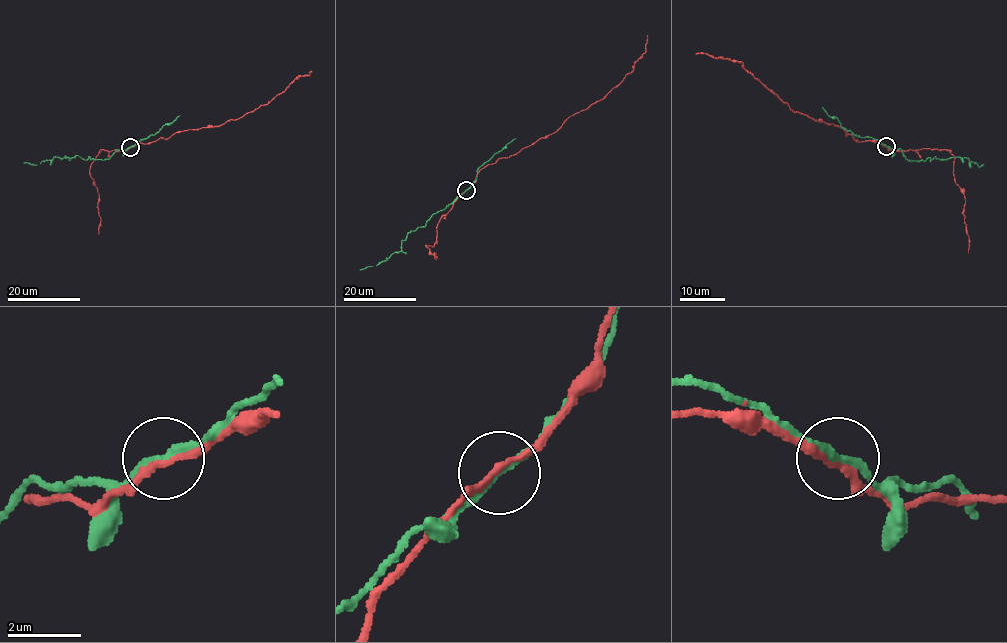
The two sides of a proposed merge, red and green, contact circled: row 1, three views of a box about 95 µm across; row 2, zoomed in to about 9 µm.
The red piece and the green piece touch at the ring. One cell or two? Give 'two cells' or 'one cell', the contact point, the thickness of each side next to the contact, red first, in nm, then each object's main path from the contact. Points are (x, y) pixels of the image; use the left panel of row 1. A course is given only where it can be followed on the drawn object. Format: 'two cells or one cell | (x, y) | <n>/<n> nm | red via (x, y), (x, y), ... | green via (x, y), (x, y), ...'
one cell | (130, 147) | 160/200 nm | red via (130, 148), (140, 142), (168, 139), (189, 129), (217, 127), (235, 120), (266, 105), (294, 79), (312, 72) | green via (130, 147), (117, 150), (110, 158), (102, 160), (65, 156), (36, 165), (24, 163)

